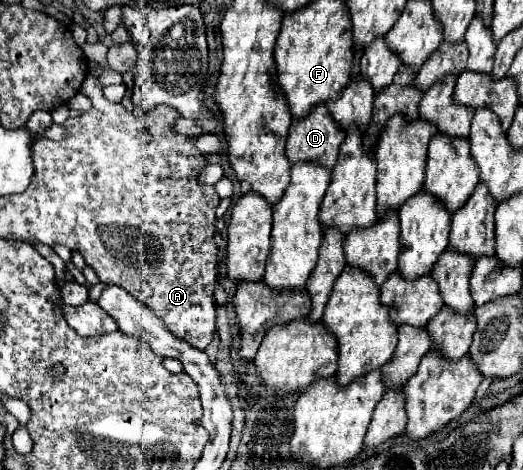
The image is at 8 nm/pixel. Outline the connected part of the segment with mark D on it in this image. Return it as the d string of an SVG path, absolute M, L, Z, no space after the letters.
M319 103L309 115L293 119L287 139L287 157L291 163L315 161L331 169L343 139L345 131L331 117L329 109Z

